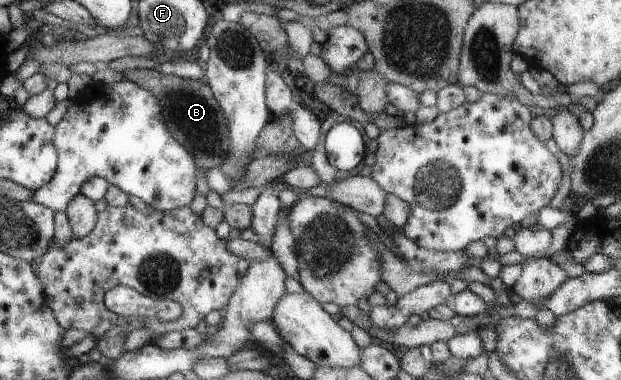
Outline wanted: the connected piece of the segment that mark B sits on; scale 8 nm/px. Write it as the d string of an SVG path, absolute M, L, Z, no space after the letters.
M153 69L125 70L124 74L127 81L133 81L137 86L153 92L169 134L173 135L175 142L183 144L191 152L202 171L220 167L225 162L231 142L228 123L212 87L205 80L166 75Z

